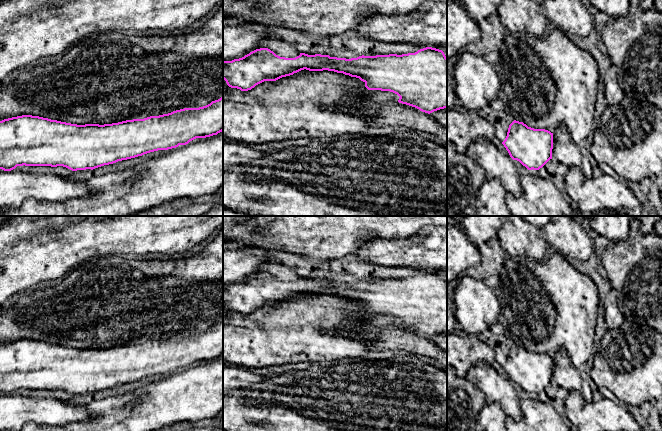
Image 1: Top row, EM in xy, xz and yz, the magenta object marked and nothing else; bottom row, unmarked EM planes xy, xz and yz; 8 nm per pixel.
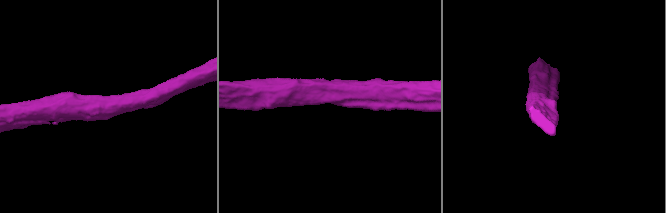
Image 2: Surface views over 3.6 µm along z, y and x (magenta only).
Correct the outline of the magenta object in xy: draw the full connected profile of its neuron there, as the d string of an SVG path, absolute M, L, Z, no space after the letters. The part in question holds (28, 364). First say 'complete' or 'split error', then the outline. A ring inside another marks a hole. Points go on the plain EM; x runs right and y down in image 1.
complete | M223 321L199 332L184 332L159 340L126 344L112 348L77 349L39 340L22 339L0 345L0 393L11 395L17 390L63 390L72 395L95 393L142 380L144 378L186 369L196 362L206 362L223 355Z

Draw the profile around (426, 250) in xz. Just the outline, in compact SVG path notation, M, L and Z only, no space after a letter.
M429 225L405 238L373 238L354 253L360 260L384 267L447 272L447 226Z

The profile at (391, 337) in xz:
M364 324L352 327L351 336L376 351L406 351L409 354L436 359L447 368L447 352L437 347L430 338L398 325L375 327Z

